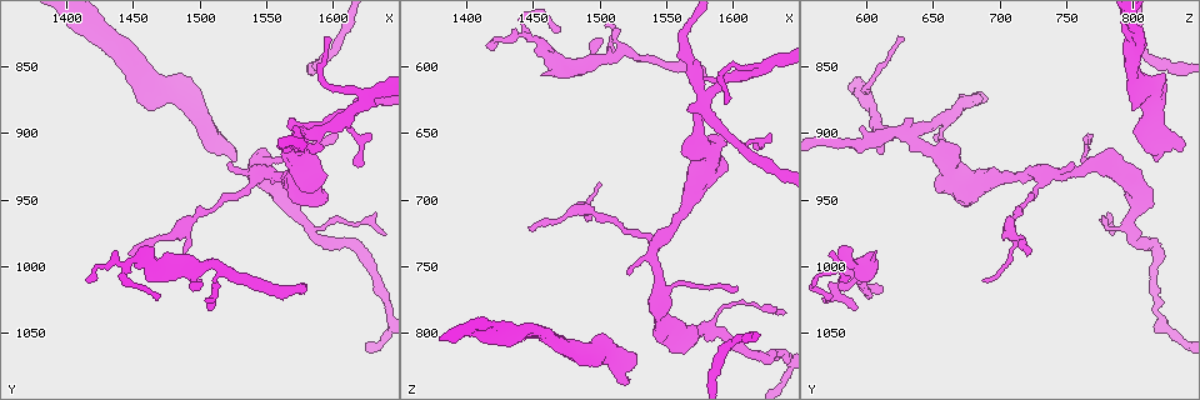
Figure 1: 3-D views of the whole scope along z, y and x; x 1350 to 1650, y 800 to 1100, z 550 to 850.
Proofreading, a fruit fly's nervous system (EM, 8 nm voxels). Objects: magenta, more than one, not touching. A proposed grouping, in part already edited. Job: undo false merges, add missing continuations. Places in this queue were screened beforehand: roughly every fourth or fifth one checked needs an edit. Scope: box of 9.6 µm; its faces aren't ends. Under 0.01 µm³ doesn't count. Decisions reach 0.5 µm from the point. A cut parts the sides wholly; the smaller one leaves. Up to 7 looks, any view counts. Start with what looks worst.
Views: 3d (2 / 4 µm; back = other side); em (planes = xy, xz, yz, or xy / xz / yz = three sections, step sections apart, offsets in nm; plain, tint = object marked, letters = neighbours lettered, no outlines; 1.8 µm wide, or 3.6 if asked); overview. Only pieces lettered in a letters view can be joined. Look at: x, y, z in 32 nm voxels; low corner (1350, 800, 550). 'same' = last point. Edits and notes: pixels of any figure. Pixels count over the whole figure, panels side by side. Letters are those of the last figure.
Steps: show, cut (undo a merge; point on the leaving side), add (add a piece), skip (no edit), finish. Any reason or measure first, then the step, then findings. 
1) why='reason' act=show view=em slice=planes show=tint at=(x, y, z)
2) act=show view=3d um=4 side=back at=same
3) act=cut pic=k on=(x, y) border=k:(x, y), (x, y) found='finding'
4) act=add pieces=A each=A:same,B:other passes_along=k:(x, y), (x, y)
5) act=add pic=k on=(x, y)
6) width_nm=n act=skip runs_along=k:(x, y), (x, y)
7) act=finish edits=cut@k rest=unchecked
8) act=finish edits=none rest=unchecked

why='sudden change in width' act=show view=3d um=4 at=(1578, 902, 630)

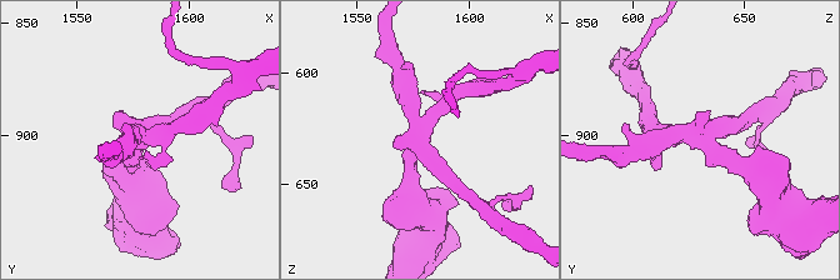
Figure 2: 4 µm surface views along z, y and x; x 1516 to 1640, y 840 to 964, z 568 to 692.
arms=4 why='shape alone is not enough' act=show view=em um=3.6 slice=xz step=4 show=tint at=(1578, 902, 630)

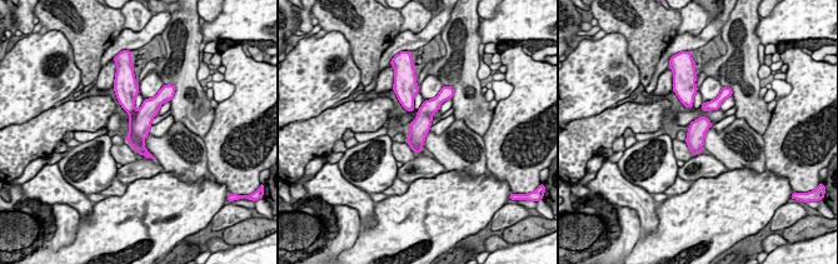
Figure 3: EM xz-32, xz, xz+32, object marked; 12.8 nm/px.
act=show view=em um=3.6 slice=planes show=letters at=same

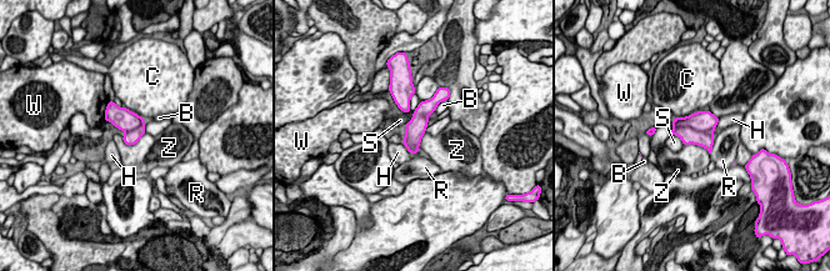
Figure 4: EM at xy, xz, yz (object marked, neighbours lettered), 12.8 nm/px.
width_nm=240 act=cut pic=4 on=(705, 121) each=B:other,C:other,H:other,R:other,S:other,W:other,Z:other border=4:(673, 128), (690, 126), (713, 133) found='a second neuron is stuck on'

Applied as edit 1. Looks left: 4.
why='redraw' act=show view=overview

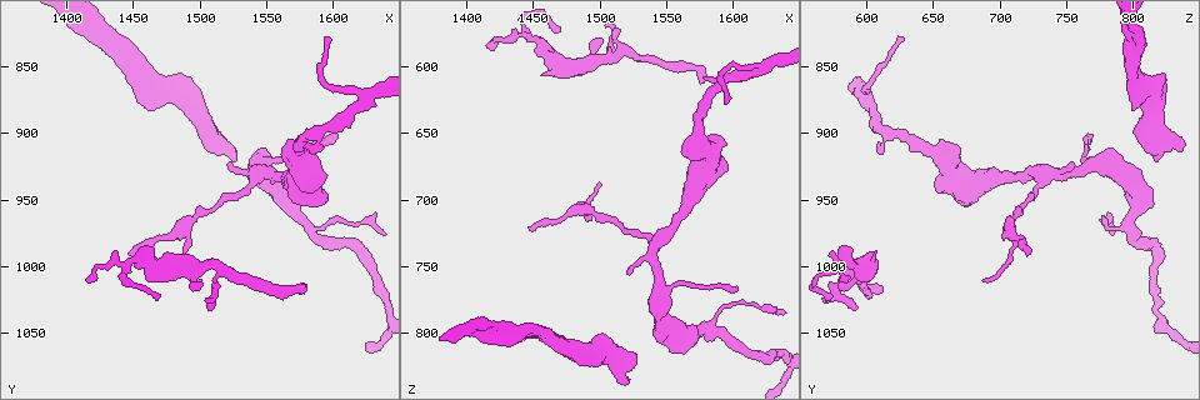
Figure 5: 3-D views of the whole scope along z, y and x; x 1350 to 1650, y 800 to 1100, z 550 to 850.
act=show view=em slice=xz step=4 show=letters at=(1576, 1018, 612)

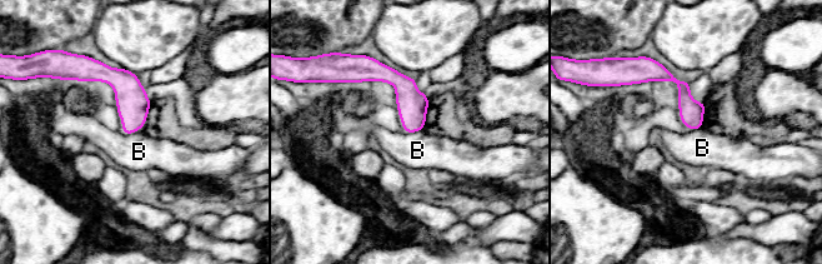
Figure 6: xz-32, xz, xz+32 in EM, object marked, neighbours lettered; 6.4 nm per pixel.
act=show view=em slice=planes show=letters at=same

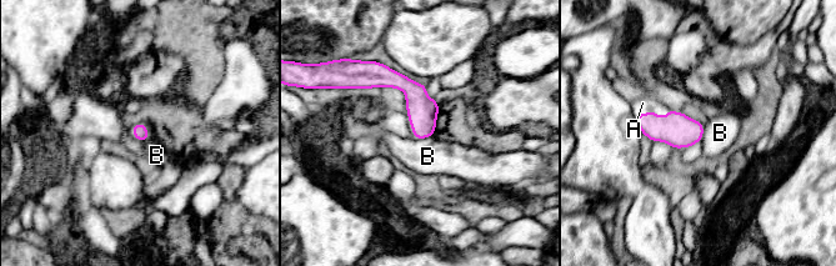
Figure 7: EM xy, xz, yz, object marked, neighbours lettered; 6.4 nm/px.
longest_contact=A:240nm act=add pieces=A each=A:same,B:other found='the neuron continues'

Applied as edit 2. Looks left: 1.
act=finish edits=cut@4,add@7 rest=unchecked

